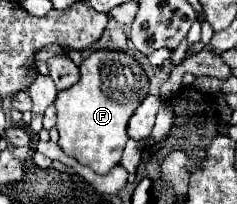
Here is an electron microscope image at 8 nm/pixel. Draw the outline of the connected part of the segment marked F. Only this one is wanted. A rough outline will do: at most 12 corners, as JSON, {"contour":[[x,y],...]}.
{"contour":[[98,50],[60,90],[58,146],[96,174],[120,164],[148,94],[136,60]]}

